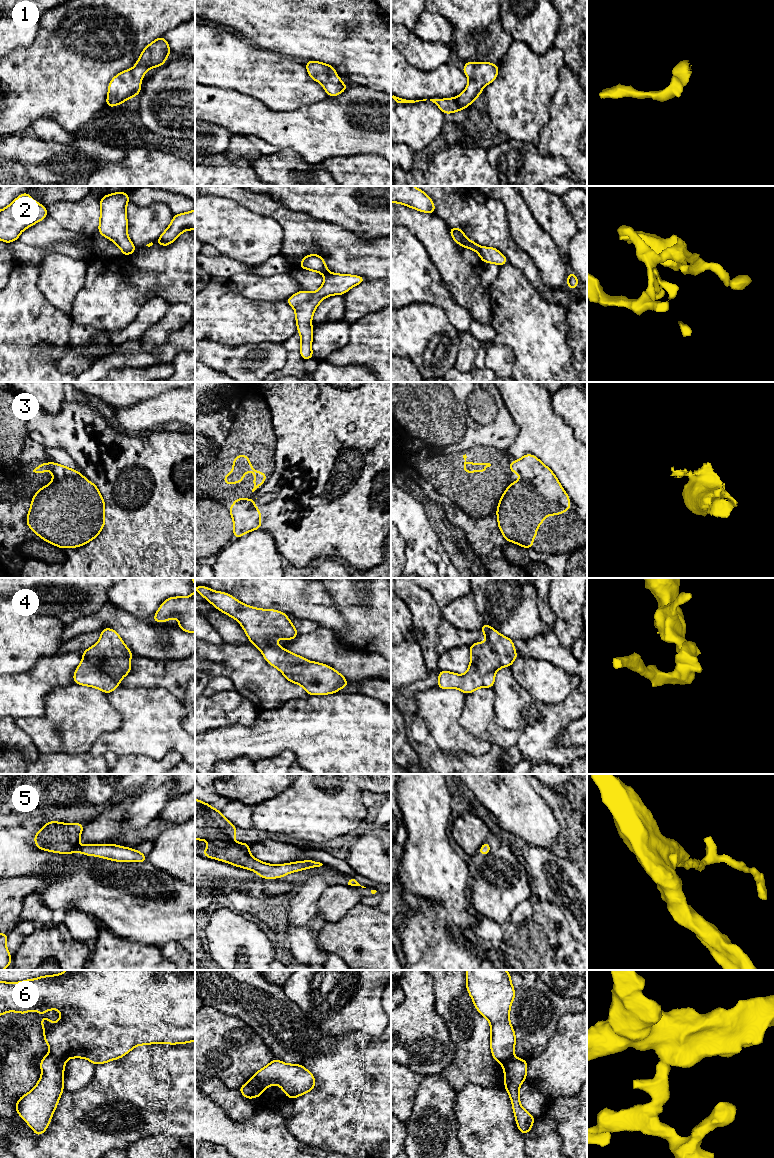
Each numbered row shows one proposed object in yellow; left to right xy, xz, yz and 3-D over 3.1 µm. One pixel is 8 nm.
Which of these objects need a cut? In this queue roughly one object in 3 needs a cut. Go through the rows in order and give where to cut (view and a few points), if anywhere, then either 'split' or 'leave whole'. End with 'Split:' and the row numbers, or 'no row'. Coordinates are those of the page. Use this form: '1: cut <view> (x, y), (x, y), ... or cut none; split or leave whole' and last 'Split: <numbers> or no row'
1: cut none; leave whole
2: cut yz (480, 247), (477, 251); split
3: cut none; leave whole
4: cut none; leave whole
5: cut none; leave whole
6: cut xy (49, 1053), (65, 1060); split
Split: 2, 6

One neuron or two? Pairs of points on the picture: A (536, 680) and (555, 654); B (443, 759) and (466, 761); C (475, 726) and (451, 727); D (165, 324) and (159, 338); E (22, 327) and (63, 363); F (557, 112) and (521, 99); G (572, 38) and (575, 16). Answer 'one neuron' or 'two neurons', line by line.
A: two neurons
B: one neuron
C: two neurons
D: one neuron
E: two neurons
F: two neurons
G: one neuron

